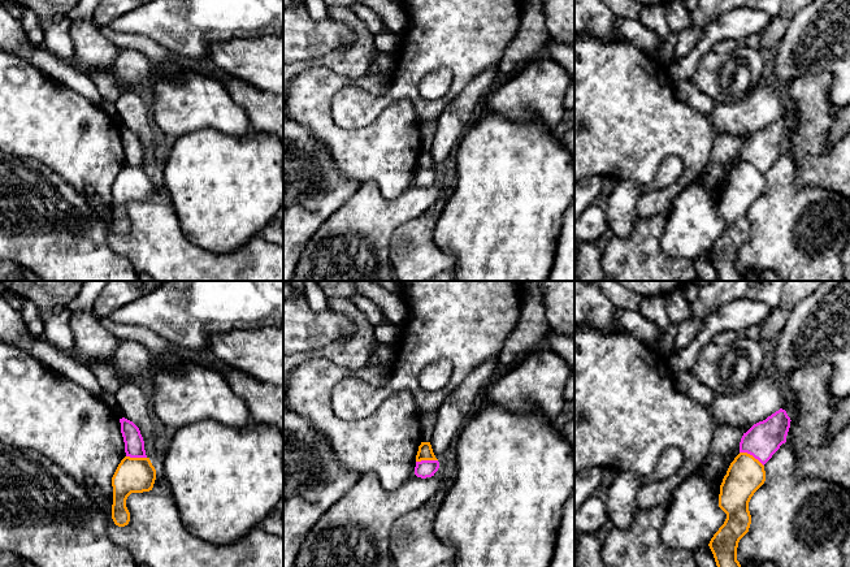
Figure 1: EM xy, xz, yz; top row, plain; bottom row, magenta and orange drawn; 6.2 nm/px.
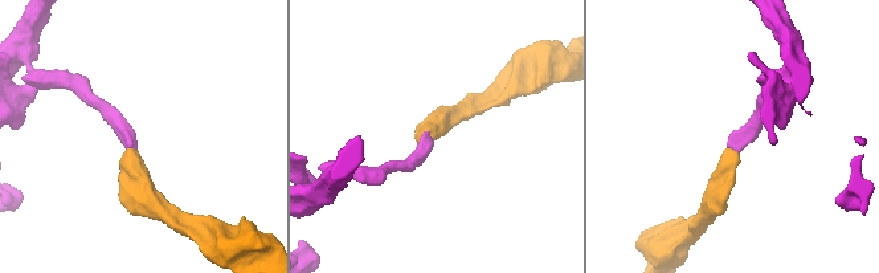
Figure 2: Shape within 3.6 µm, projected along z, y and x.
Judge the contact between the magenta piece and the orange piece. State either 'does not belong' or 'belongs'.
does not belong

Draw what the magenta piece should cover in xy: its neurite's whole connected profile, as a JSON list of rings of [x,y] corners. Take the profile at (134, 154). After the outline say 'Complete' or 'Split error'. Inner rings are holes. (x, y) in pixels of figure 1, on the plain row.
[[[125,126],[120,127],[120,131],[121,131],[121,142],[125,151],[126,165],[147,166],[144,159],[144,150],[139,137],[133,130]]]. Complete

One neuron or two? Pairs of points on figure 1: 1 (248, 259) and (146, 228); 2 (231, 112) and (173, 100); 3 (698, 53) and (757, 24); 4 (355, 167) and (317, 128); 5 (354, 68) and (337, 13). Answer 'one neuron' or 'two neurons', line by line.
1: one neuron
2: one neuron
3: one neuron
4: one neuron
5: one neuron

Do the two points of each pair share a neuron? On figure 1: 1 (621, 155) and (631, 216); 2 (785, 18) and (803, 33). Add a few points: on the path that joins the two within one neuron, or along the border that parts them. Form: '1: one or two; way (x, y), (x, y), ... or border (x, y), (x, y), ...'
1: two; border (616, 180), (629, 180), (643, 187)
2: two; border (797, 13), (784, 38), (775, 48)

